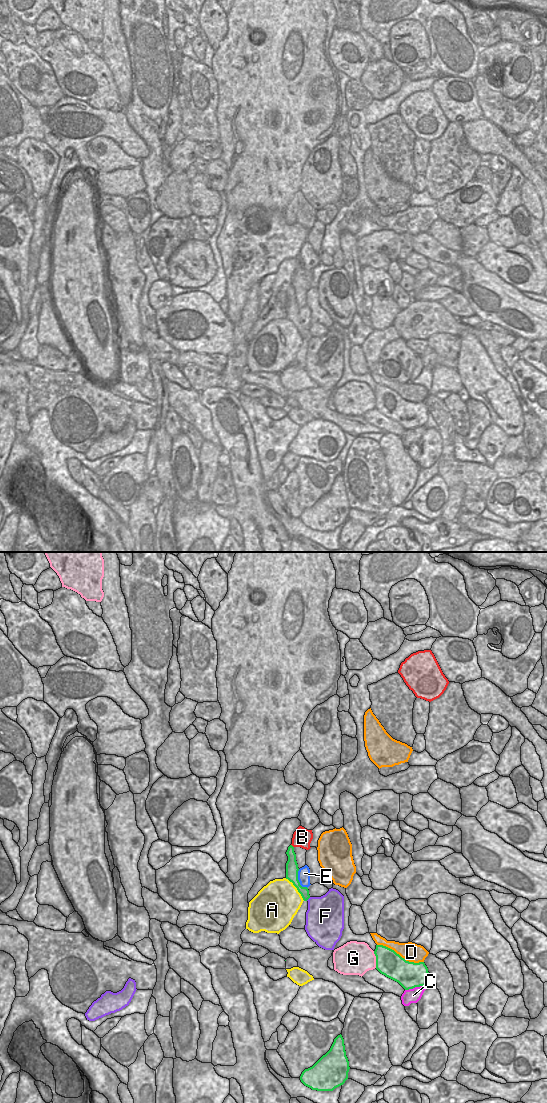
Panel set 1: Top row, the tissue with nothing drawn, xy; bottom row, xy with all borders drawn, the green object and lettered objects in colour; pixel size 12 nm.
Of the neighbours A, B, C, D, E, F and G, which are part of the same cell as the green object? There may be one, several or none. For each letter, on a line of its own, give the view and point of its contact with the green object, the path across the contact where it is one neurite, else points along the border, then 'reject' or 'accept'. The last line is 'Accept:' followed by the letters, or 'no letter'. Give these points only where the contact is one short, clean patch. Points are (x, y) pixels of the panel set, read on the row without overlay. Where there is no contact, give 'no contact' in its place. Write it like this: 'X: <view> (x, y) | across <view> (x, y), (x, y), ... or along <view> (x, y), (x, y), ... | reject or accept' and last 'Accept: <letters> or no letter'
A: xy (296, 327) | reject
B: xy (292, 286) | reject
C: xy (414, 427) | along xy (424, 425), (405, 430) | reject
D: xy (399, 395) | reject
E: xy (298, 320) | reject
F: xy (308, 338) | reject
G: xy (376, 399) | reject
Accept: no letter

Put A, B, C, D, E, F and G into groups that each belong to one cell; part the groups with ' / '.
A / B / C / D / E / F / G

